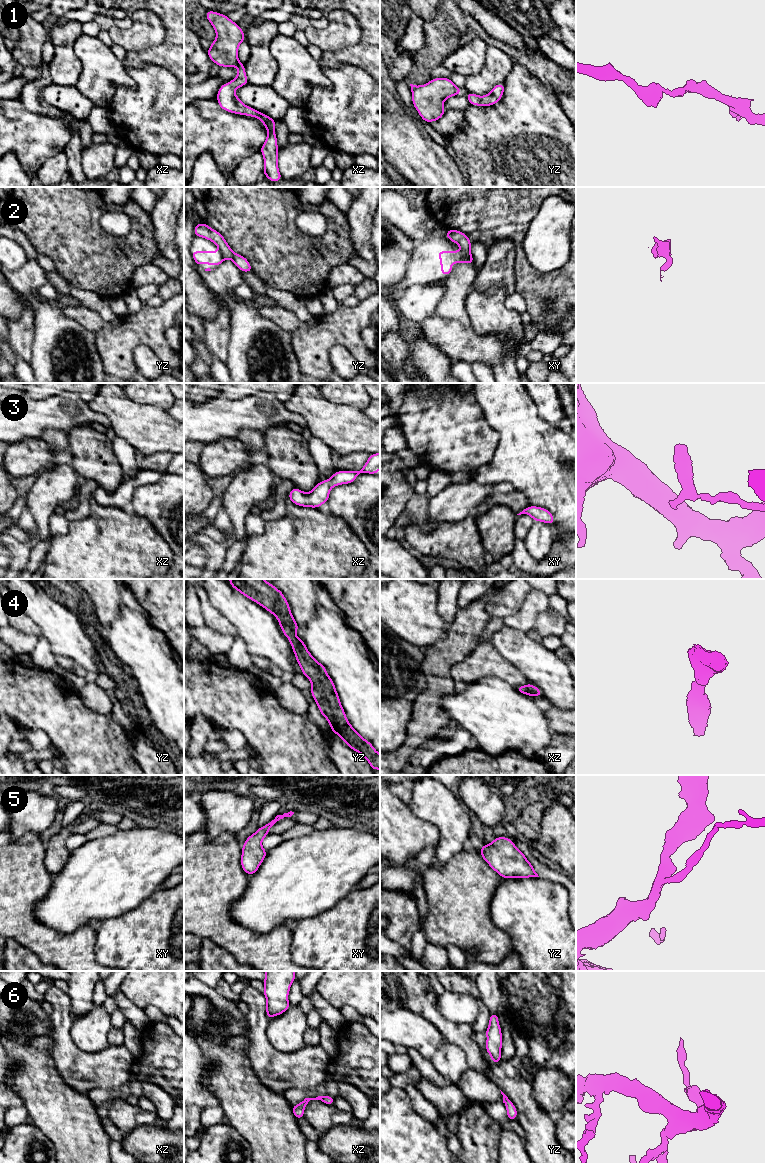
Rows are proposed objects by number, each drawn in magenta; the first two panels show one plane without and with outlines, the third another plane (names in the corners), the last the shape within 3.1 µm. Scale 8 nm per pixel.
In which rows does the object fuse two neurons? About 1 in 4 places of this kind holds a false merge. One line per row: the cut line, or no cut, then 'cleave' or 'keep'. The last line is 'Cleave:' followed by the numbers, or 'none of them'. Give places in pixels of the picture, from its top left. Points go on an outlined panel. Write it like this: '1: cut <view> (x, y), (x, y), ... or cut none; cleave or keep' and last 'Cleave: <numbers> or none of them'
1: cut none; keep
2: cut yz (219, 251), (223, 259); cleave
3: cut none; keep
4: cut none; keep
5: cut none; keep
6: cut none; keep
Cleave: 2

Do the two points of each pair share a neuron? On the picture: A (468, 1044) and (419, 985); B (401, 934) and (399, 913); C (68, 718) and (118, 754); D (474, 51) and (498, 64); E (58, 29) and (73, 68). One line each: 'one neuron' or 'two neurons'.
A: one neuron
B: one neuron
C: one neuron
D: two neurons
E: one neuron

